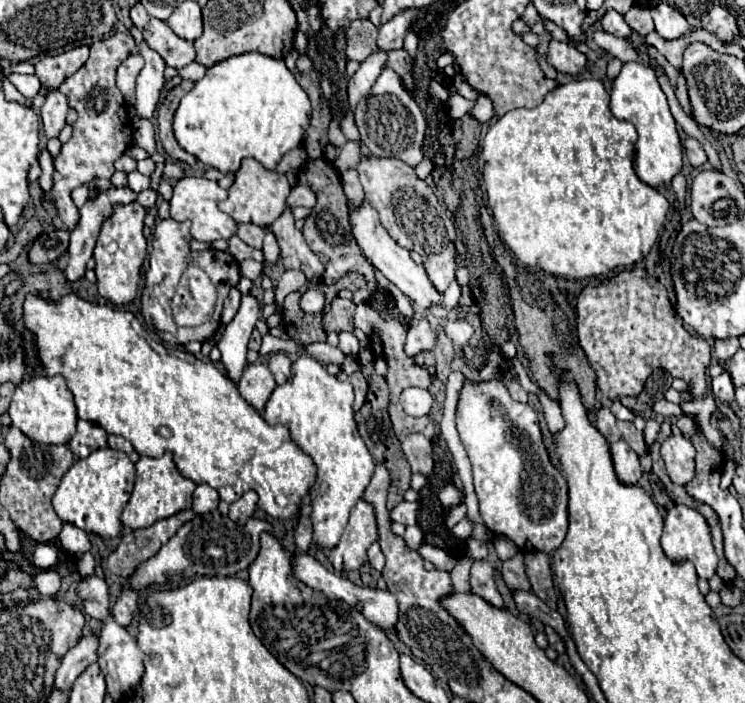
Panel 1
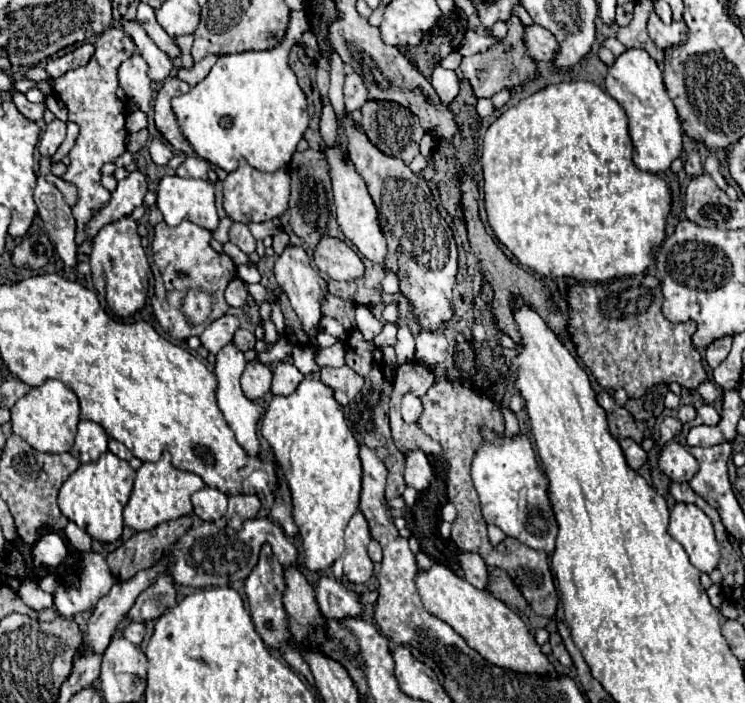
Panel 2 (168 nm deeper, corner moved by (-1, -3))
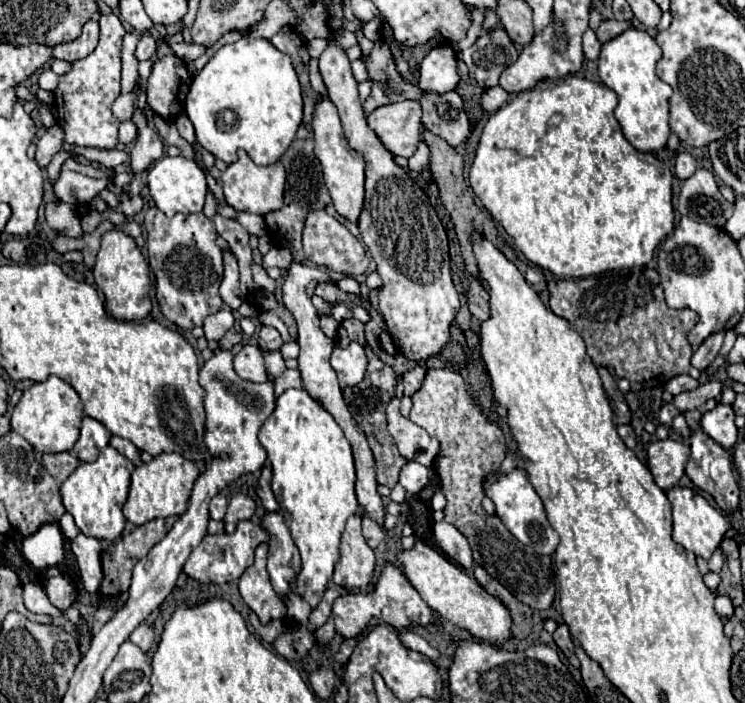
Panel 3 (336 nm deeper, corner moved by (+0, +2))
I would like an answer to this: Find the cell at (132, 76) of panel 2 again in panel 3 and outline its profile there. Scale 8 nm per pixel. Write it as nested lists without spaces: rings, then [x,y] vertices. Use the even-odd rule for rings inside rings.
[[[143,33],[141,35],[141,39],[139,39],[139,43],[137,43],[137,49],[135,49],[135,57],[137,57],[137,61],[145,61],[145,59],[149,59],[153,53],[155,53],[155,39],[151,37],[151,33]]]

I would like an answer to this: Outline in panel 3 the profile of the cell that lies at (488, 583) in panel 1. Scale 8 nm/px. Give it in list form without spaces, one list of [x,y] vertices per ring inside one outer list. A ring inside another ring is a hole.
[[[447,521],[435,523],[433,535],[437,539],[437,545],[445,551],[447,557],[451,557],[455,563],[459,563],[465,571],[473,569],[473,555],[467,539]]]

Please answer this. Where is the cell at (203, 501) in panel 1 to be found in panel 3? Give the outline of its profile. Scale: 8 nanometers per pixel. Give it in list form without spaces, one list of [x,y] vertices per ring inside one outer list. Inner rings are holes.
[[[217,493],[209,503],[209,515],[211,515],[211,519],[219,521],[225,517],[225,511],[227,511],[227,497]]]

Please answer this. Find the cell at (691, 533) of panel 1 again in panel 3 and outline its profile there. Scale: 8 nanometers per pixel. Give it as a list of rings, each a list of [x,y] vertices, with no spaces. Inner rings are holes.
[[[687,487],[669,489],[667,497],[673,505],[673,539],[675,539],[675,543],[683,545],[687,551],[691,551],[703,559],[709,559],[719,549],[725,531],[729,529],[729,523],[725,521],[725,517],[715,507],[711,507],[707,499],[703,499],[701,495],[697,495],[695,491],[691,491]]]

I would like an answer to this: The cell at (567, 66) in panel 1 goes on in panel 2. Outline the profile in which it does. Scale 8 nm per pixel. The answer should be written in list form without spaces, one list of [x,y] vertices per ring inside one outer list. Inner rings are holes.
[[[538,24],[524,26],[524,44],[528,48],[530,58],[542,60],[542,62],[552,62],[554,52],[558,48],[556,38],[546,28],[542,28]]]

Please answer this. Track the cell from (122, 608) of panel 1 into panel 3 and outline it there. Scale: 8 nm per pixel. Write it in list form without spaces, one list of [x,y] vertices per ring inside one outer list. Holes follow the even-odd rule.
[[[141,623],[141,625],[131,633],[129,641],[135,643],[135,645],[139,645],[139,647],[147,653],[147,651],[151,649],[151,643],[153,643],[153,629],[151,629],[149,625]]]

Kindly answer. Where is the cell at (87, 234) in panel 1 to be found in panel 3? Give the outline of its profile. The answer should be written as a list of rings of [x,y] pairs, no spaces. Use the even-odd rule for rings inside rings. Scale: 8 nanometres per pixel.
[[[137,91],[137,113],[133,115],[133,121],[139,129],[139,137],[137,143],[131,151],[131,171],[133,173],[143,173],[147,171],[147,167],[151,163],[155,163],[159,157],[163,157],[163,143],[157,135],[157,131],[147,123],[145,115],[143,115],[143,107],[145,107],[145,93]]]

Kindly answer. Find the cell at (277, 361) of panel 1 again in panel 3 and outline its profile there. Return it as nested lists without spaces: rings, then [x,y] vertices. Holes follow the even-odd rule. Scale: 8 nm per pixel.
[[[285,369],[279,377],[275,377],[275,395],[281,395],[283,391],[295,387],[295,389],[301,389],[303,383],[301,383],[301,375],[299,375],[299,369]]]

